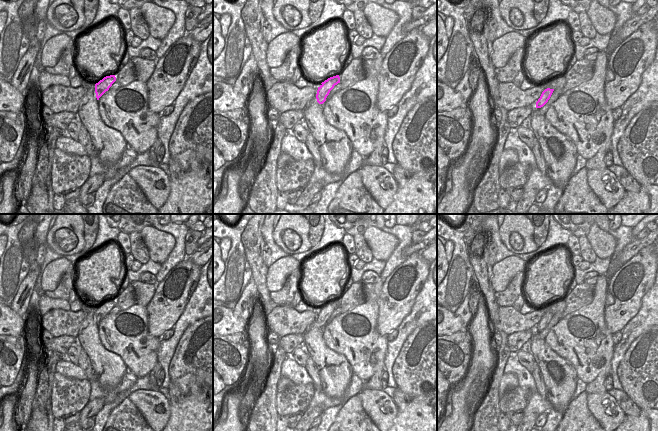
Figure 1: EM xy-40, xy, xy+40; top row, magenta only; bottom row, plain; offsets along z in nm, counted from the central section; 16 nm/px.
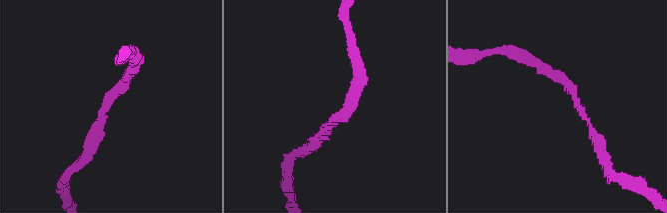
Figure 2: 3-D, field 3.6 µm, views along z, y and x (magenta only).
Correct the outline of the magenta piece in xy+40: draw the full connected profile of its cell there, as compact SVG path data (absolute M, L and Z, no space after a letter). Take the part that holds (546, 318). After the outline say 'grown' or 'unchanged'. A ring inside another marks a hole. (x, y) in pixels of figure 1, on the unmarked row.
M550 312L545 313L542 316L542 318L541 318L540 322L538 323L538 325L536 326L536 332L543 331L548 326L548 324L550 323L553 315L554 315L554 313L550 313Z; unchanged

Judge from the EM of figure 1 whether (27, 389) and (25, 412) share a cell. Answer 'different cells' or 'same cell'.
same cell

